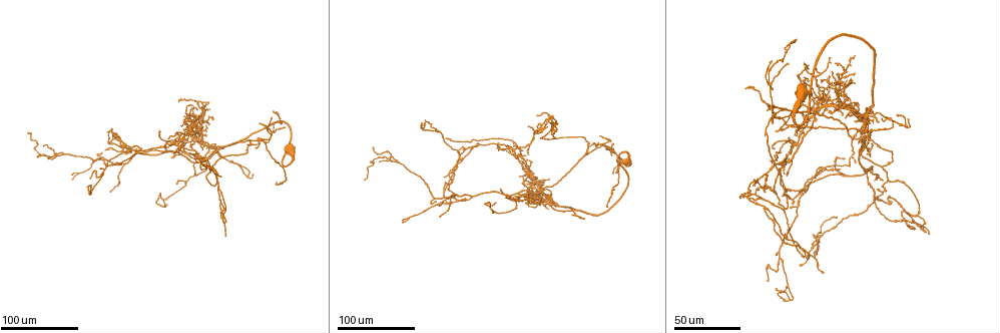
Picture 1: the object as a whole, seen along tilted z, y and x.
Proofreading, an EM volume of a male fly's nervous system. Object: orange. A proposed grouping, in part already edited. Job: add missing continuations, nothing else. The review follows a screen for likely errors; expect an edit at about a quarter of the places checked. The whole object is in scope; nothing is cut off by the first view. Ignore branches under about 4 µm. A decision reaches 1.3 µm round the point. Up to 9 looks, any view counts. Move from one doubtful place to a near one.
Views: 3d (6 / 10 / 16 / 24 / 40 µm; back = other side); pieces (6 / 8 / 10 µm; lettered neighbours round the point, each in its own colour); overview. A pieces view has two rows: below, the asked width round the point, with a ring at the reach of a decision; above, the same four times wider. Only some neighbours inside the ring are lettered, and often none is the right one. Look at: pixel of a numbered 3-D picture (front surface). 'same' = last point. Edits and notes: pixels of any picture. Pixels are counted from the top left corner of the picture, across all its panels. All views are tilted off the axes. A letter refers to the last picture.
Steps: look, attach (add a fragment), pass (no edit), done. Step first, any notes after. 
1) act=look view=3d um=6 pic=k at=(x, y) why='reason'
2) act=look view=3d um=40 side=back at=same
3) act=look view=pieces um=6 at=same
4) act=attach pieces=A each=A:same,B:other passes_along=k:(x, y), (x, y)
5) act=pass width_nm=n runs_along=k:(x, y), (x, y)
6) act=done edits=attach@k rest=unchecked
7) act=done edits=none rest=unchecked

act=look view=3d um=40 pic=1 at=(600, 135) why='an open end'

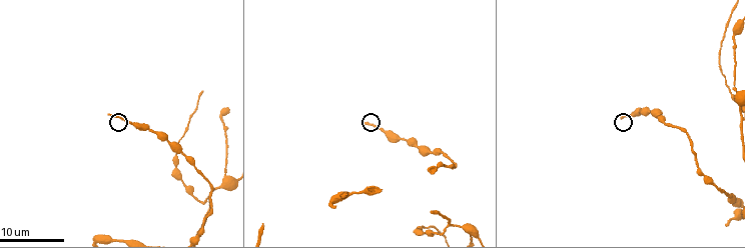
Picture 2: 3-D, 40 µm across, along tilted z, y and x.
act=look view=pieces um=10 pic=2 at=(108, 113)

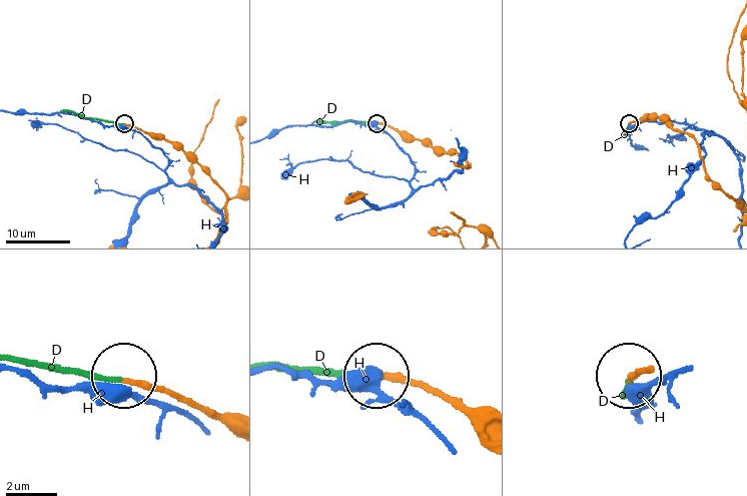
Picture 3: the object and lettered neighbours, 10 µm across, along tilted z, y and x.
act=attach pieces=D width_nm=210 each=D:same,H:other passes_along=3:(439, 396), (374, 374), (269, 367) found='the neuron continues'

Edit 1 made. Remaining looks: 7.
act=look view=overview why='redraw'

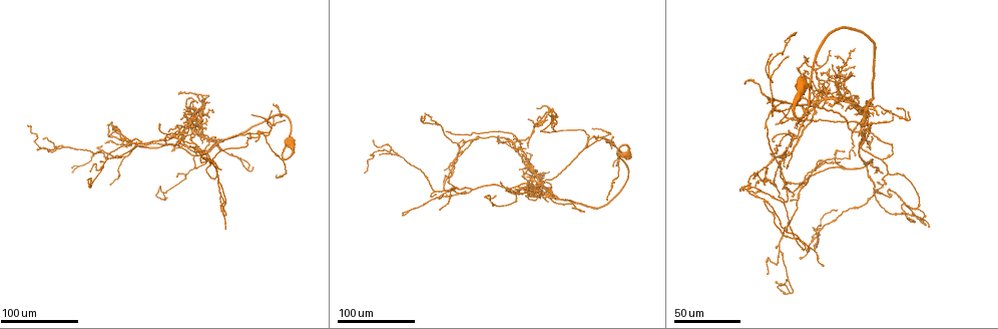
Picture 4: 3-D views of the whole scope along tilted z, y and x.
act=look view=3d um=24 pic=4 at=(251, 115)

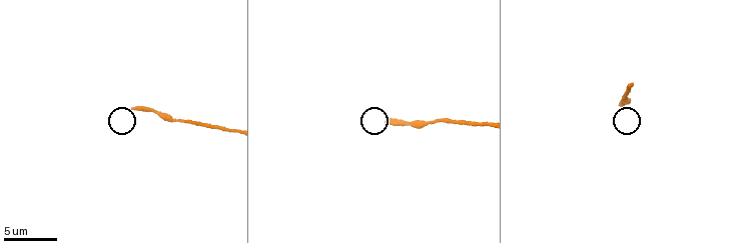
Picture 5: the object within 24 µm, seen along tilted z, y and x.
act=look view=pieces um=8 pic=5 at=(386, 122)

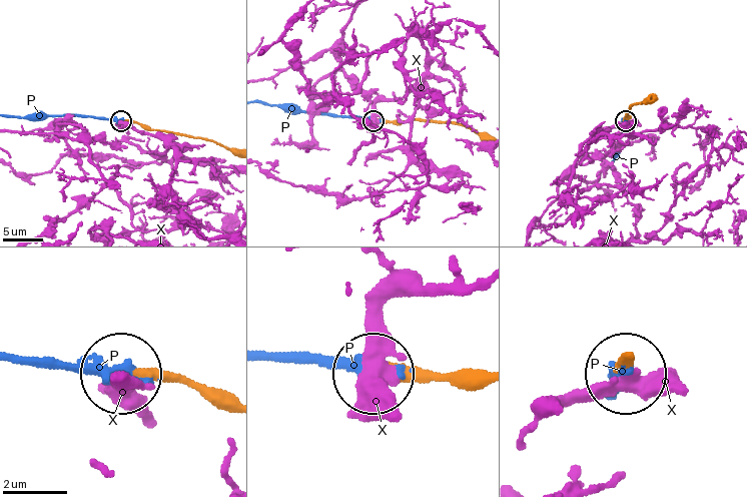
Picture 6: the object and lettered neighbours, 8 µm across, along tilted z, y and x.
act=attach pieces=P each=P:same,X:other passes_along=6:(466, 377), (270, 361) found='it goes on there'

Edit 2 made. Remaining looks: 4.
act=look view=overview

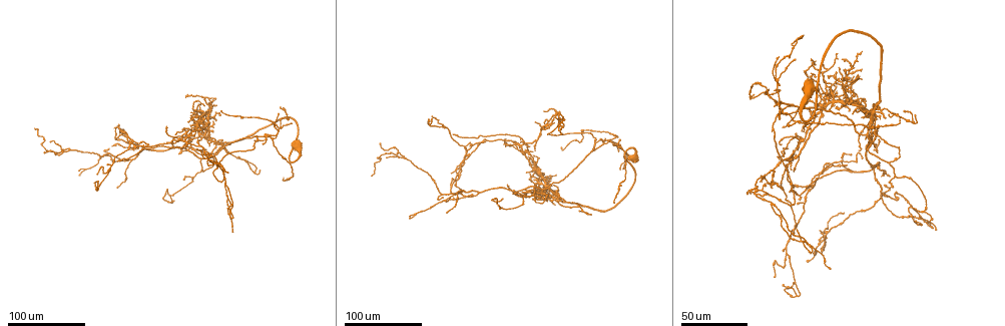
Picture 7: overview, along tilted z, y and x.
act=look view=3d um=24 pic=7 at=(486, 140) why='end of a long branch'

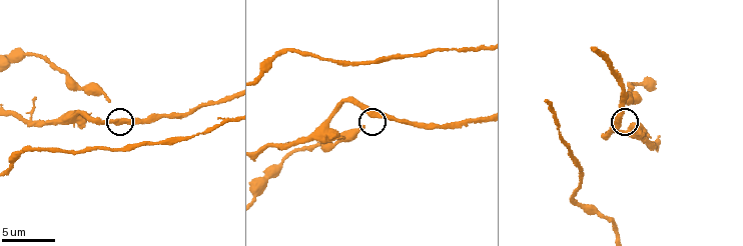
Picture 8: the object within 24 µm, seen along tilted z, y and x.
act=look view=pieces um=6 pic=8 at=(363, 127) why='what lies round it'

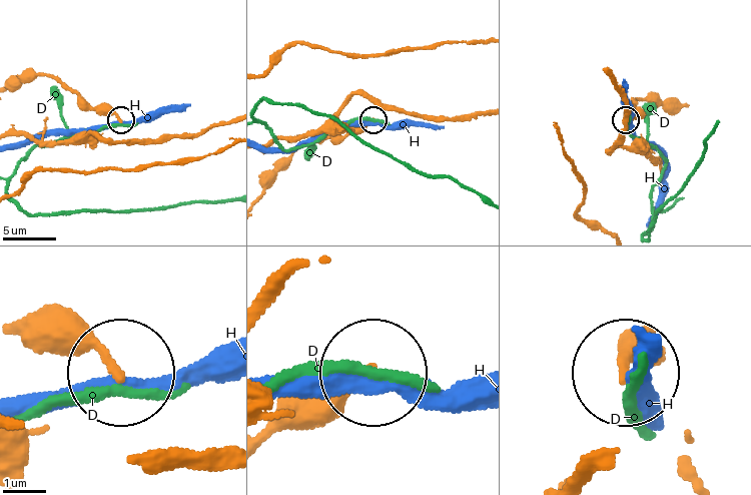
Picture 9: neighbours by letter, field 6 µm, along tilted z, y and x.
act=pass each=D:other,H:other runs_along=9:(304, 429), (370, 372) found='none of them fits'

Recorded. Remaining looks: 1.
act=look view=pieces um=8 pic=8 at=(36, 99) why='tapers out'

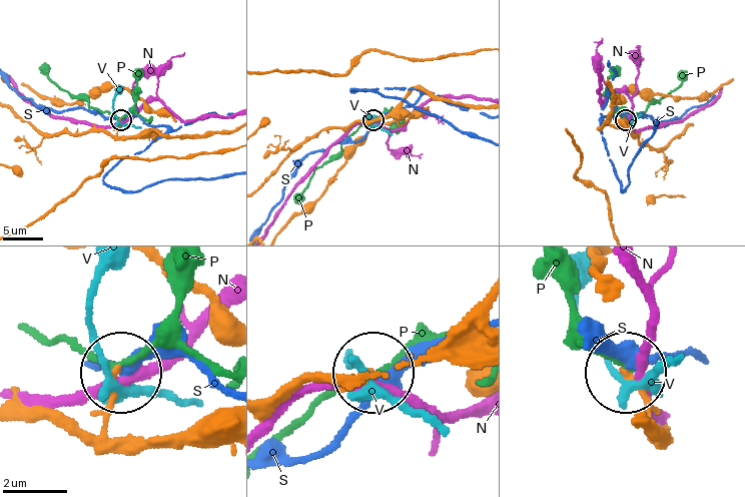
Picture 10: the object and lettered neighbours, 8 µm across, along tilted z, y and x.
act=pass each=N:other,P:other,S:other,V:other found='no lettered fragment goes on from it'

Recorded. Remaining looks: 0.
act=done edits=attach@3,attach@6 rest=unchecked

